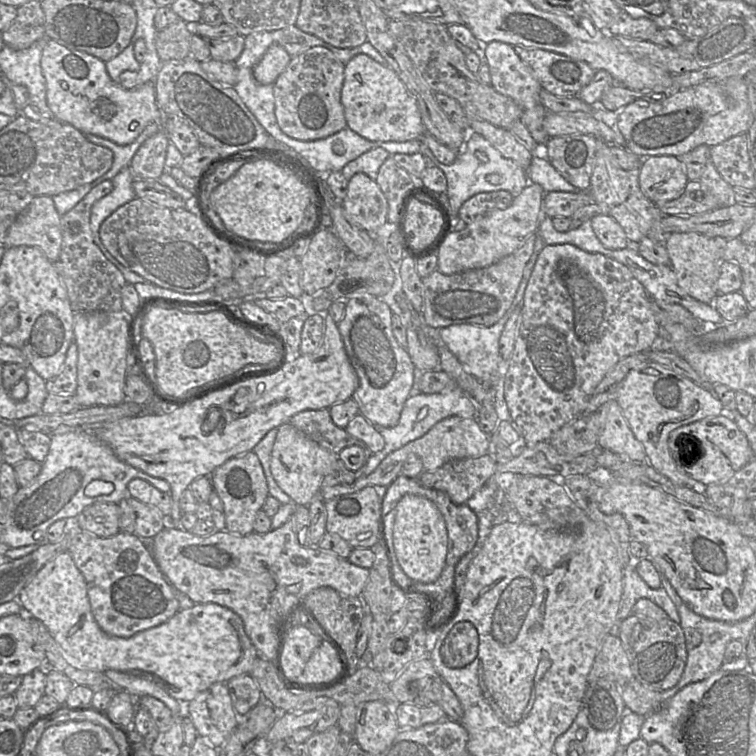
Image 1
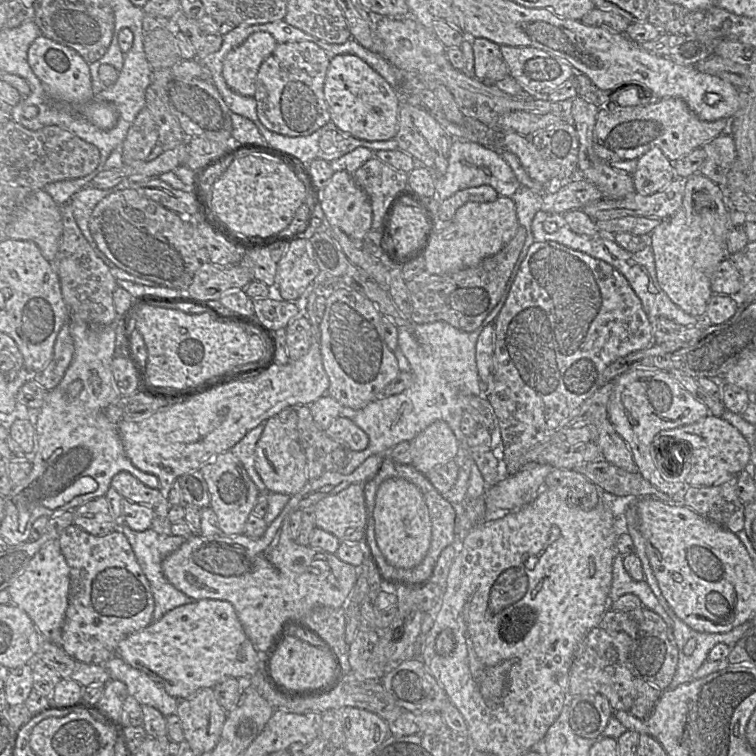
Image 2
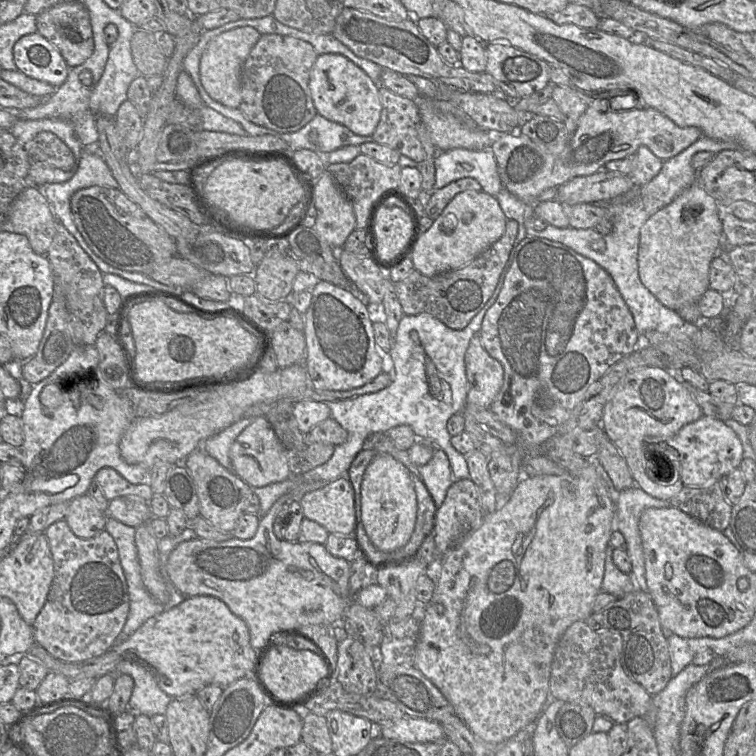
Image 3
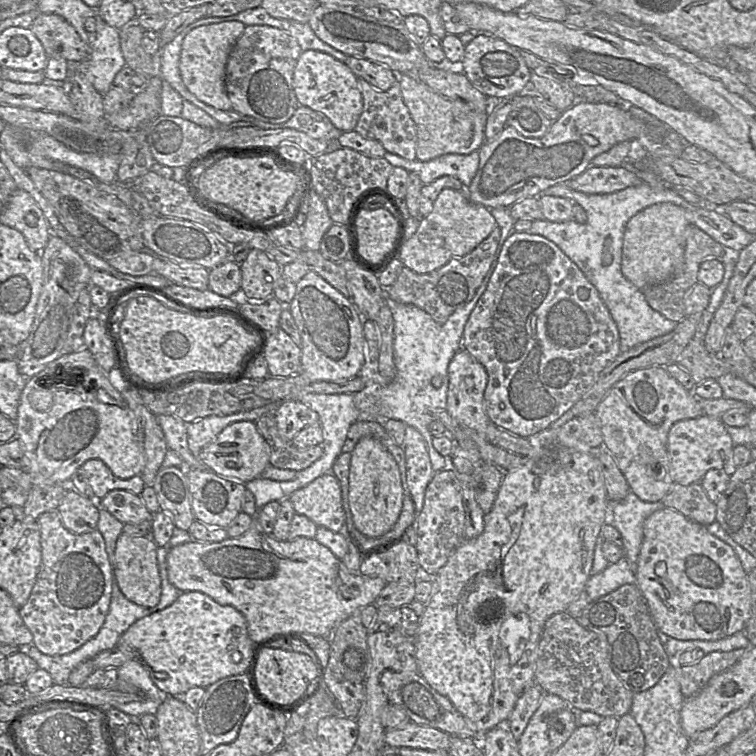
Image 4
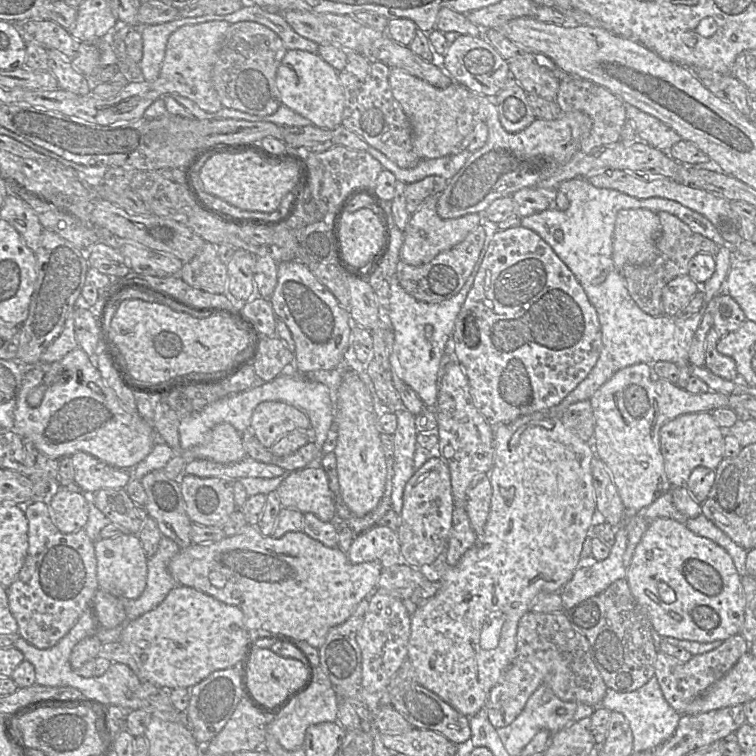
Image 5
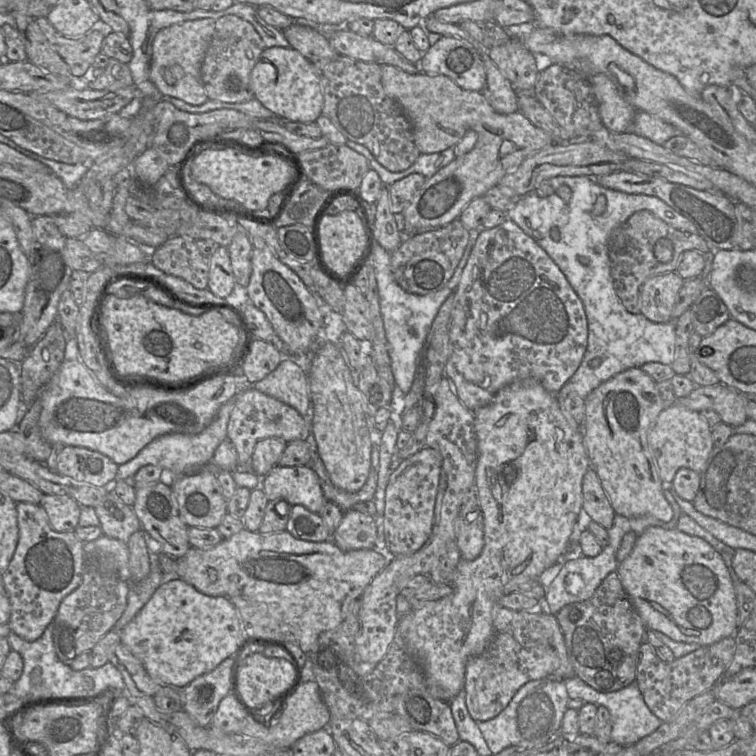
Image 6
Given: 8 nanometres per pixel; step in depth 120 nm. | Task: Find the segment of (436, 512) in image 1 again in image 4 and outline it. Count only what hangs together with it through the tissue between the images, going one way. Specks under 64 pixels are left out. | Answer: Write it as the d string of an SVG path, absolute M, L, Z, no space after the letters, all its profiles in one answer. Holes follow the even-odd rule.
M361 438L351 452L348 500L355 527L367 537L383 536L399 519L404 502L399 466L392 454L375 438Z

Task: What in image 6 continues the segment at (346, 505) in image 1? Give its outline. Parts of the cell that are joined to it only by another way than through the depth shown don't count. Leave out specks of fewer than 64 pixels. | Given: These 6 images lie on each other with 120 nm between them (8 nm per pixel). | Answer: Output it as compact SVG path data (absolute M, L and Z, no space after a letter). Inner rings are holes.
M274 466L262 479L260 487L268 502L284 500L290 505L302 505L309 511L319 514L327 501L319 478L310 466Z

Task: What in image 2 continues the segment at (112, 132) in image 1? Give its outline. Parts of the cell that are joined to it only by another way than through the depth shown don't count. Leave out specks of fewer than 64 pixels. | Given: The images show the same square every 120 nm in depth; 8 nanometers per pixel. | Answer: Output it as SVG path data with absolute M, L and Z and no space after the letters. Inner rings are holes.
M41 35L30 45L27 61L52 100L68 105L100 129L110 130L116 126L119 118L116 107L95 96L89 64L78 52Z

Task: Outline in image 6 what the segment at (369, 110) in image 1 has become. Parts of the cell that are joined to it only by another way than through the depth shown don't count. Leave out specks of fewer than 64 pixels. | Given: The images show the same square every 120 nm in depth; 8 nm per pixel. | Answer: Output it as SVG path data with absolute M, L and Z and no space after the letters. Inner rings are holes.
M291 47L264 49L252 69L250 82L254 99L278 117L294 122L311 123L322 115L323 92L319 70Z

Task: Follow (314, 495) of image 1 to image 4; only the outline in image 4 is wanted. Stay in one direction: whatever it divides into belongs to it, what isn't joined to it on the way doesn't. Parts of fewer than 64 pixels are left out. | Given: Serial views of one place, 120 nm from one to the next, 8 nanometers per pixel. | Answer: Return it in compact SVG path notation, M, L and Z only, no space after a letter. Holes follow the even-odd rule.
M238 421L229 424L199 454L199 459L213 472L242 483L261 477L270 464L271 447L259 433L255 422Z

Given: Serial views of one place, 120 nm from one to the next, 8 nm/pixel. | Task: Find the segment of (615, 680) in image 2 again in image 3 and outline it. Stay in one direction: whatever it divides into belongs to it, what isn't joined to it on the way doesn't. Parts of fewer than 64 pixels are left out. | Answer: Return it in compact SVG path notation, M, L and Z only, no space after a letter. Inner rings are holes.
M584 621L571 624L554 651L549 680L551 699L590 706L598 716L605 716L614 723L647 716L652 695L623 670L622 643L618 631L593 630Z

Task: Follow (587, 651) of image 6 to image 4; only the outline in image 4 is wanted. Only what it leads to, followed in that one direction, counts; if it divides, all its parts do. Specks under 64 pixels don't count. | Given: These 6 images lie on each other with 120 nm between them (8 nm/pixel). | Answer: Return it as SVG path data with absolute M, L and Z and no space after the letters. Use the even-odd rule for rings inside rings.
M636 583L622 585L594 599L575 619L587 630L605 634L612 670L633 693L646 691L656 685L671 666L646 599Z

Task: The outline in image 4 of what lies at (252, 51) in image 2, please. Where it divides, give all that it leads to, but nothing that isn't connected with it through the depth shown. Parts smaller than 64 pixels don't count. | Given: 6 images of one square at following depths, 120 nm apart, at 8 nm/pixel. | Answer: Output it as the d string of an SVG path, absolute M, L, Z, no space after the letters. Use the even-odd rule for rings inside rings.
M238 21L198 26L185 34L182 41L179 71L185 87L203 103L215 109L231 110L225 87L226 64L229 54L245 26Z

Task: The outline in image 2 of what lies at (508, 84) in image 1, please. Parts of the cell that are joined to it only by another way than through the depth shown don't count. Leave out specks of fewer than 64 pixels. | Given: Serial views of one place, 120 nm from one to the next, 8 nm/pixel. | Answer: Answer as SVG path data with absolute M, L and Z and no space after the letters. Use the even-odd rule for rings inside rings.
M475 38L472 43L474 54L473 75L483 83L495 84L509 75L500 45L485 39Z

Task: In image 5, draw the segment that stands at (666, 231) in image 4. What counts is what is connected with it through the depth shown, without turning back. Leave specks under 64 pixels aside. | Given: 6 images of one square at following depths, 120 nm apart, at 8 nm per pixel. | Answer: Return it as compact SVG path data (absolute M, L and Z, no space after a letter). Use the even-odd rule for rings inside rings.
M626 209L617 214L613 234L613 262L620 271L625 265L648 265L657 257L656 242L661 223L656 212Z

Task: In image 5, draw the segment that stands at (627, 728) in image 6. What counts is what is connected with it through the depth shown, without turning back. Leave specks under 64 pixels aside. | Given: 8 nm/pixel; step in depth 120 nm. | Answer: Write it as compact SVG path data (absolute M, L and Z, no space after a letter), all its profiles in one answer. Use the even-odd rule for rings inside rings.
M655 677L632 692L616 692L607 689L600 706L611 712L621 713L627 719L633 734L633 752L653 748L670 739L681 717L681 714L675 711L664 698Z

